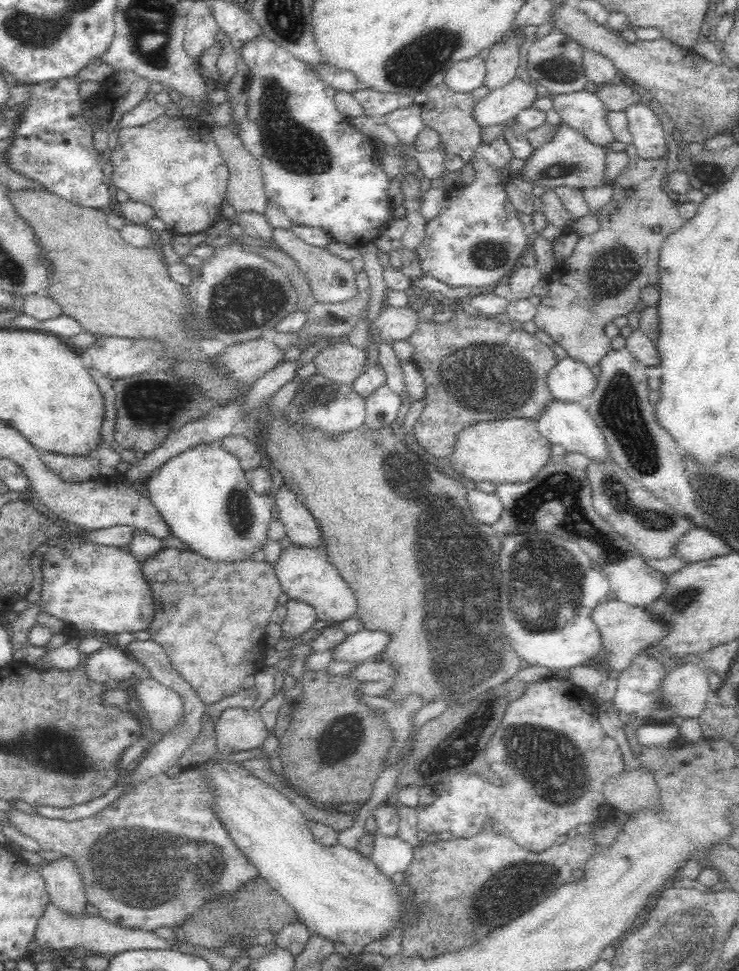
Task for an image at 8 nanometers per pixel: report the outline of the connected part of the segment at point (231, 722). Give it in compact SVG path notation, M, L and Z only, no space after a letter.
M253 707L224 710L215 722L217 752L228 755L262 746L268 731Z

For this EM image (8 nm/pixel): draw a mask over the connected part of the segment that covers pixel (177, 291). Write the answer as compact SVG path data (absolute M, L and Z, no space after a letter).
M7 191L8 197L10 197L10 201L14 202L14 211L16 211L16 213L18 213L18 215L20 215L20 217L22 217L22 219L24 219L33 229L34 229L34 234L37 236L37 241L39 242L39 244L41 244L41 252L45 252L45 260L49 260L49 264L53 264L53 283L49 284L49 287L47 288L47 296L51 296L51 298L54 298L54 300L56 300L56 304L59 304L61 306L61 310L64 314L67 314L68 316L71 316L72 318L74 318L74 320L77 320L81 325L82 328L85 332L85 334L92 334L92 336L97 336L97 337L106 337L106 336L117 336L118 338L131 338L131 339L150 339L151 344L154 344L154 339L160 340L160 342L164 342L164 344L166 344L166 352L168 352L168 354L166 354L166 360L164 360L164 362L166 362L166 364L170 364L170 366L172 366L172 364L176 364L176 374L178 374L178 379L190 379L190 383L192 383L192 387L198 387L198 395L204 395L204 397L206 397L206 399L210 399L210 403L212 403L212 407L216 406L216 407L221 407L224 403L229 403L230 401L233 401L234 399L241 399L242 395L245 395L246 391L249 391L250 387L253 387L253 384L255 382L252 382L252 384L241 384L241 380L233 380L233 376L232 380L228 380L228 378L226 378L226 374L222 374L222 372L218 372L218 370L214 370L214 366L212 366L212 364L210 364L210 356L207 356L206 354L202 354L202 352L200 352L200 350L198 350L198 346L200 346L200 340L198 340L198 336L192 336L192 334L190 334L190 336L186 336L186 332L184 332L184 320L182 320L182 314L184 314L184 312L186 312L186 306L188 306L188 300L186 300L186 292L184 292L184 286L180 286L180 284L178 284L177 282L174 282L169 275L168 272L168 265L164 264L164 259L165 257L162 254L162 258L160 258L160 254L158 254L158 252L156 252L156 250L152 250L152 247L149 248L149 246L146 246L146 248L144 248L143 246L140 246L140 248L136 248L135 246L130 246L122 237L120 234L119 230L116 230L115 228L110 228L109 225L107 224L107 211L102 210L102 209L94 209L94 208L90 208L90 207L82 207L81 205L76 205L75 203L70 203L69 201L66 201L54 194L49 193L48 191Z

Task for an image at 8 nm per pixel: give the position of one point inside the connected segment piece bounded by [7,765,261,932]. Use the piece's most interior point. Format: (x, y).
(159, 852)

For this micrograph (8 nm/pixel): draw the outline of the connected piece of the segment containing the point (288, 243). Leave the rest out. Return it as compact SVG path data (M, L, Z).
M273 228L273 235L275 244L296 261L300 271L309 280L311 296L316 303L342 302L353 299L360 292L356 286L356 273L350 264L351 260L347 261L330 253L328 249L322 249L324 246L306 244L291 229Z

